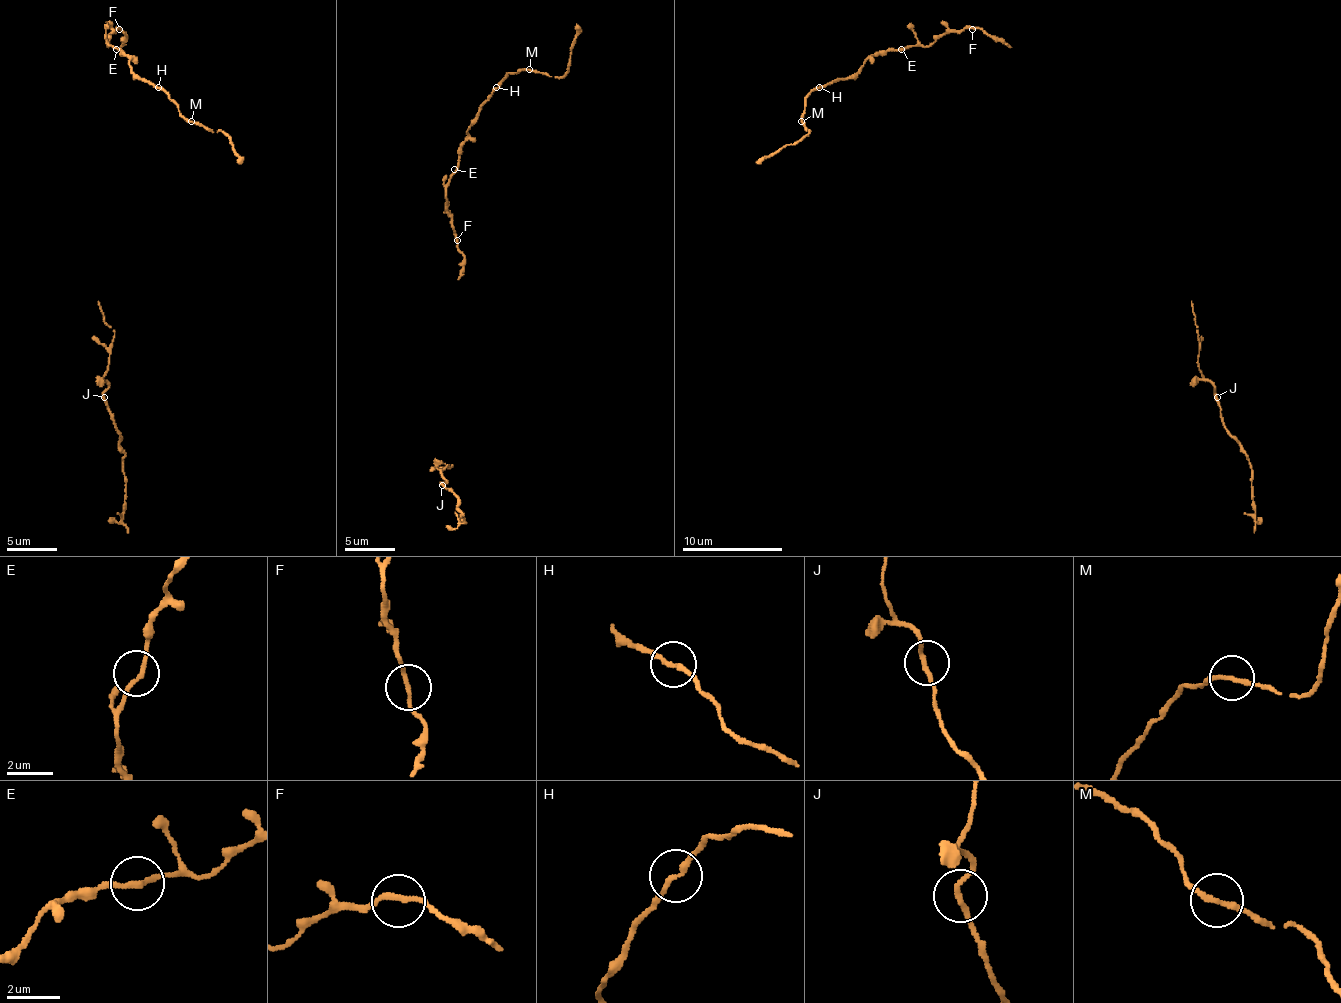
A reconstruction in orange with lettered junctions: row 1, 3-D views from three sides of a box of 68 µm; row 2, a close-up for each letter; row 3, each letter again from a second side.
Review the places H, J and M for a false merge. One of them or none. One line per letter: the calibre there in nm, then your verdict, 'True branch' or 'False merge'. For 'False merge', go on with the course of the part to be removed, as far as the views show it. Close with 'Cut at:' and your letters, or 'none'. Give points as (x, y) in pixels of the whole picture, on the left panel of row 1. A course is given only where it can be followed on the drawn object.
H: Thickness 200 nm. True branch
J: Thickness 200 nm. True branch
M: Thickness 190 nm. True branch
Cut at: none

